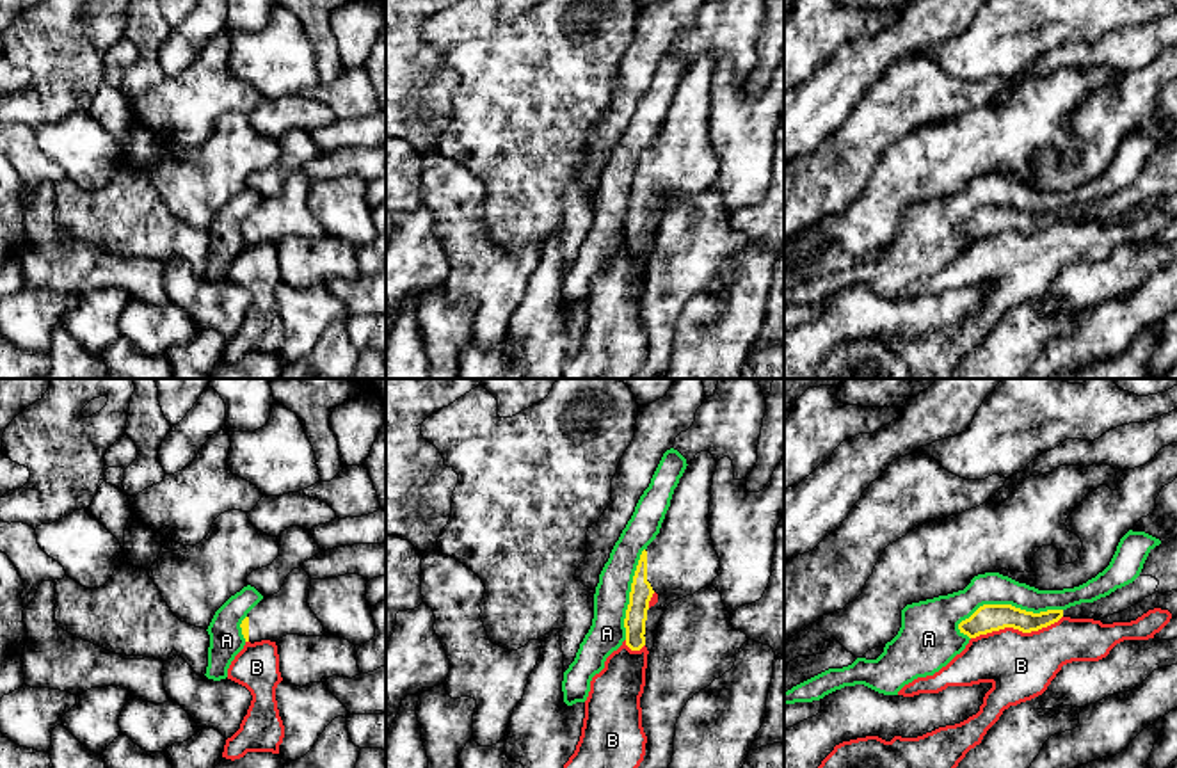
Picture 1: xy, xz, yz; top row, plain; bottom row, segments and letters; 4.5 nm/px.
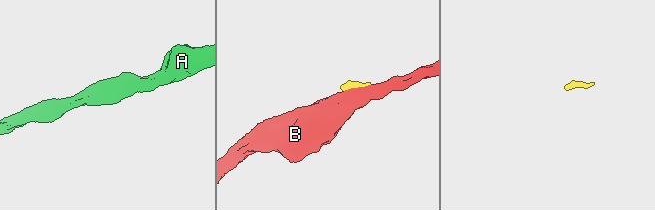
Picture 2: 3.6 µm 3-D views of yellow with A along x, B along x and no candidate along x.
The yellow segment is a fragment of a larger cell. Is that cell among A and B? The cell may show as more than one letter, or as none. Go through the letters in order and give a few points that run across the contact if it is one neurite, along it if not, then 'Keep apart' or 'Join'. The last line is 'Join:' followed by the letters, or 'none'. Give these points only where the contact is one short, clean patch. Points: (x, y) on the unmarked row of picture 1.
A: Line: yz (1062, 210), (1026, 214), (1010, 207), (980, 207), (957, 230). Keep apart
B: Line: yz (1062, 217), (1037, 232), (1000, 230), (971, 240). Keep apart
Join: none

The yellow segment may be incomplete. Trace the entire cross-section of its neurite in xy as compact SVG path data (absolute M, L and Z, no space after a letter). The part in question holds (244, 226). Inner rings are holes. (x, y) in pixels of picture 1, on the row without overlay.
M302 169L293 171L281 192L263 199L242 222L245 244L277 244L286 236L322 238L325 231L308 206L309 190L309 176Z

